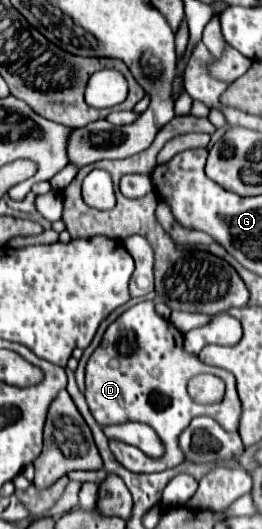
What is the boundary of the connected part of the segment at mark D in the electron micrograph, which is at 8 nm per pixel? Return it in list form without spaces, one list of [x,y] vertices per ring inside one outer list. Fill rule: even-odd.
[[[151,300],[131,306],[107,328],[99,348],[91,354],[85,368],[85,399],[101,426],[143,422],[157,432],[165,448],[161,458],[151,458],[137,446],[109,440],[109,448],[115,458],[133,472],[159,472],[181,464],[183,454],[177,446],[177,436],[189,426],[191,418],[203,414],[211,416],[227,432],[237,432],[241,418],[241,400],[235,390],[235,376],[229,370],[207,366],[195,354],[185,352],[183,334],[155,312]],[[201,372],[211,372],[227,384],[225,398],[219,404],[201,406],[189,398],[187,382]]]

